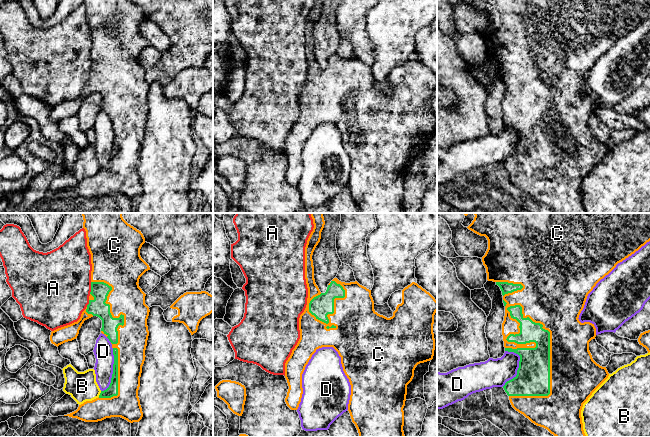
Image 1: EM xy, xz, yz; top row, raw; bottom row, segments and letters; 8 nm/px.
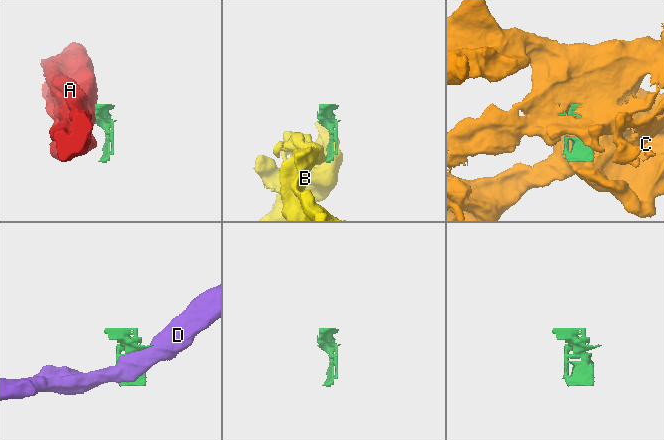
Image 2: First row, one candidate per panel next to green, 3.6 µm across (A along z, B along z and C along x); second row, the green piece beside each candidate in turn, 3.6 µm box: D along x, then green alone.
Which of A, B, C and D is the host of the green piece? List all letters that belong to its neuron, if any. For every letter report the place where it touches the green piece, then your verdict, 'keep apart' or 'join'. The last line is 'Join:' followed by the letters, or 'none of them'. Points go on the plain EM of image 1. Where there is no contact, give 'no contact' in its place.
A: contact xy (91, 64); keep apart
B: contact xy (100, 170); keep apart
C: contact yz (549, 139); join
D: contact yz (518, 145); keep apart
Join: C

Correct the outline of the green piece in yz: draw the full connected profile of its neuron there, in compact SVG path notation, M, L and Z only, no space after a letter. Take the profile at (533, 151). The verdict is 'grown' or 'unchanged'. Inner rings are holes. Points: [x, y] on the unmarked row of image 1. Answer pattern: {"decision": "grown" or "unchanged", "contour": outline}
{"decision": "grown", "contour": "M470 0L467 3L474 9L485 12L488 25L482 33L487 56L493 57L502 67L505 92L502 111L505 127L520 132L517 151L503 162L512 183L537 202L547 205L555 213L586 213L583 206L581 186L592 169L608 154L606 143L597 140L589 127L589 118L596 113L596 104L590 98L581 99L579 91L584 84L588 70L596 60L608 51L618 39L622 38L650 17L650 0Z"}

